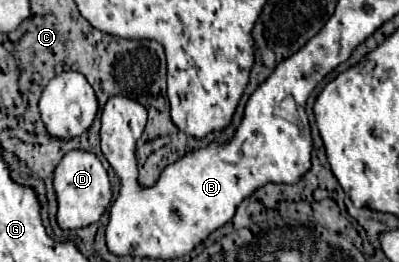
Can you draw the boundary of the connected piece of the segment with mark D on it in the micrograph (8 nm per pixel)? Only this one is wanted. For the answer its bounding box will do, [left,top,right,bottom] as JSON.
[53,149,111,229]

